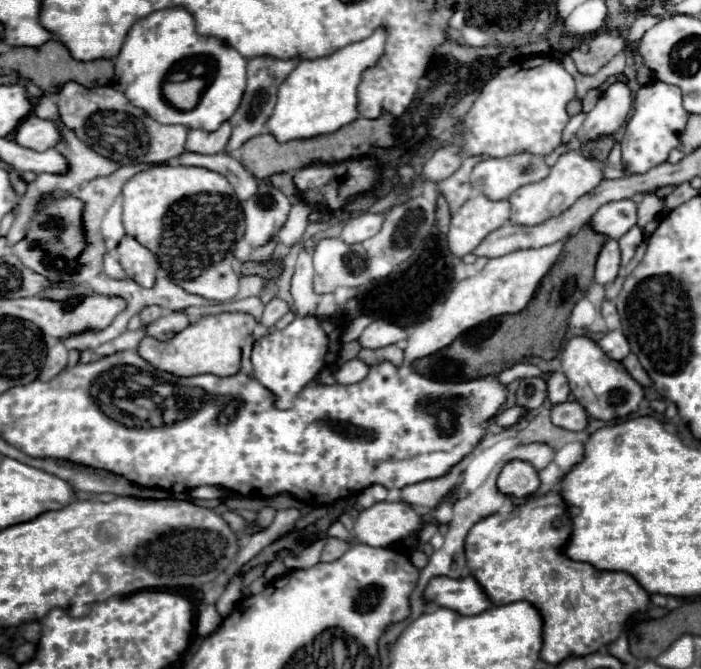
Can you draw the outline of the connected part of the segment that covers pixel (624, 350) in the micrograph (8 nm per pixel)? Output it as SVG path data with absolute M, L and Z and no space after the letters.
M613 330L613 332L607 332L601 340L599 340L599 346L605 350L605 354L613 360L623 360L629 356L629 342L627 338L621 334L621 330Z

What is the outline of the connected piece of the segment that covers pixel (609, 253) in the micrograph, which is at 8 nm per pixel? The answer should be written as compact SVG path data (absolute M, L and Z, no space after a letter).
M605 242L601 252L599 252L599 258L597 258L597 264L595 264L595 282L599 284L607 284L607 282L613 282L619 274L619 244L617 242Z

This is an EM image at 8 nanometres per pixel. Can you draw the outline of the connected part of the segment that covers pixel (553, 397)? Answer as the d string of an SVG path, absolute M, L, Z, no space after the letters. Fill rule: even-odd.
M563 372L551 374L551 378L547 380L547 392L549 392L549 402L551 404L567 402L571 390L569 390L569 382L567 382L567 378L565 378Z

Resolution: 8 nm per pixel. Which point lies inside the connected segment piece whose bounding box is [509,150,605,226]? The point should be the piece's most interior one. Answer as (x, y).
(573, 175)

